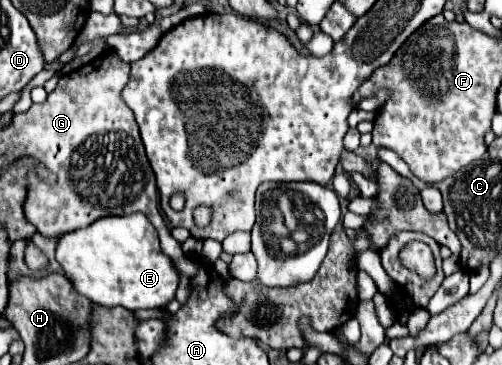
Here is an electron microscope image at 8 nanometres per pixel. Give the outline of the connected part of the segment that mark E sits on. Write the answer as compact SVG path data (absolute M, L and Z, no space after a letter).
M142 212L106 216L82 230L60 236L56 260L74 288L100 306L124 306L128 310L166 308L174 298L180 274L160 250L158 234Z

